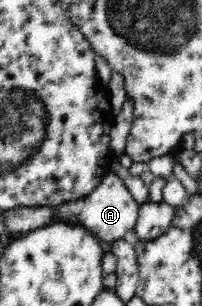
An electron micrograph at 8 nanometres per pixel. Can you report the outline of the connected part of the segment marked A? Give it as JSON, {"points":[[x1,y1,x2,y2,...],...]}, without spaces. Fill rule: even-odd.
{"points":[[110,173,102,178,101,184,97,185,89,195,56,206,54,215,62,219,63,223,76,223,91,230,100,240,113,243,132,237,140,205,123,185,123,181,117,175]]}

